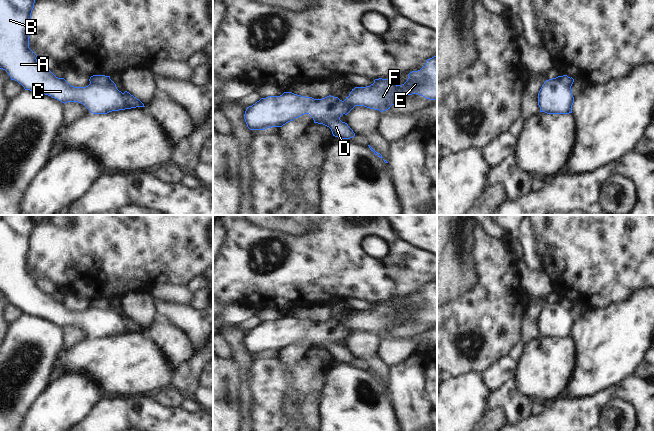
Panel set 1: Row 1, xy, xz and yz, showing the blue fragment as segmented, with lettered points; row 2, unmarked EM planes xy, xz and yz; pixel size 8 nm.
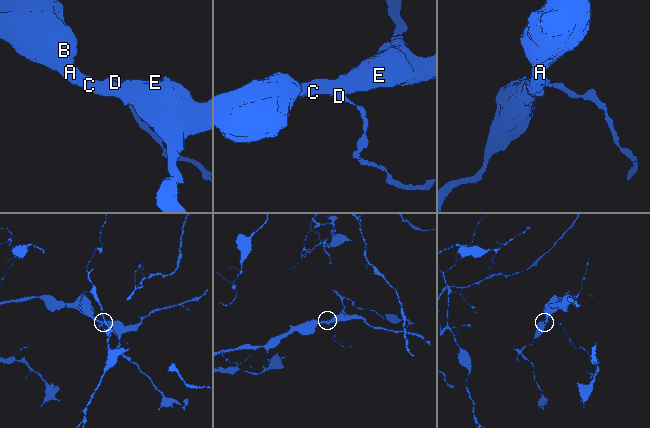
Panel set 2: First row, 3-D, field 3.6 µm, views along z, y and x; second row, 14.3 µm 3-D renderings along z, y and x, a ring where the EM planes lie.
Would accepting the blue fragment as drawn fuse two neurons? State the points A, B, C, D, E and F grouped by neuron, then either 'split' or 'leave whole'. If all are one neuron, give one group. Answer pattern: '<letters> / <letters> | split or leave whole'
A B C E F / D | split

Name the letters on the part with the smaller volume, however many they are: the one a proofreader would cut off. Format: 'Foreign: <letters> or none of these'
Foreign: D

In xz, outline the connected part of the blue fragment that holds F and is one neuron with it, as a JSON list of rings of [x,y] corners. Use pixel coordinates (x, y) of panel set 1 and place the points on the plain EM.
[[[437,279],[427,283],[420,294],[410,296],[407,305],[401,310],[391,307],[388,303],[375,303],[370,310],[352,313],[344,325],[331,319],[314,323],[284,316],[280,320],[261,322],[247,331],[244,343],[250,354],[282,351],[304,338],[309,338],[314,347],[320,348],[321,344],[340,343],[355,330],[383,336],[405,319],[412,318],[437,324]]]

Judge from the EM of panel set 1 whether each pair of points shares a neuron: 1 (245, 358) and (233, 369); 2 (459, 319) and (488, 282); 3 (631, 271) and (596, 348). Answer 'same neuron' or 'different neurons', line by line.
1: different neurons
2: same neuron
3: different neurons

